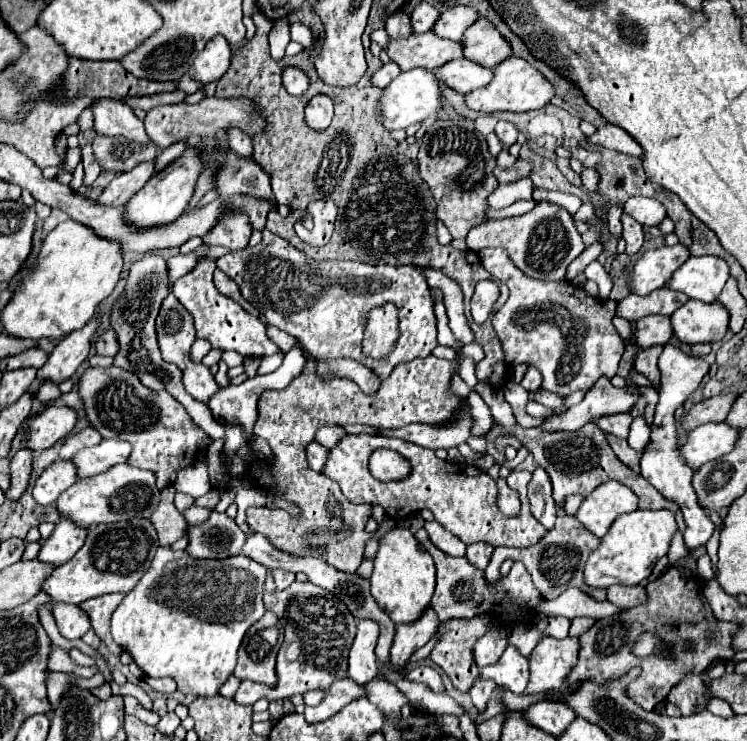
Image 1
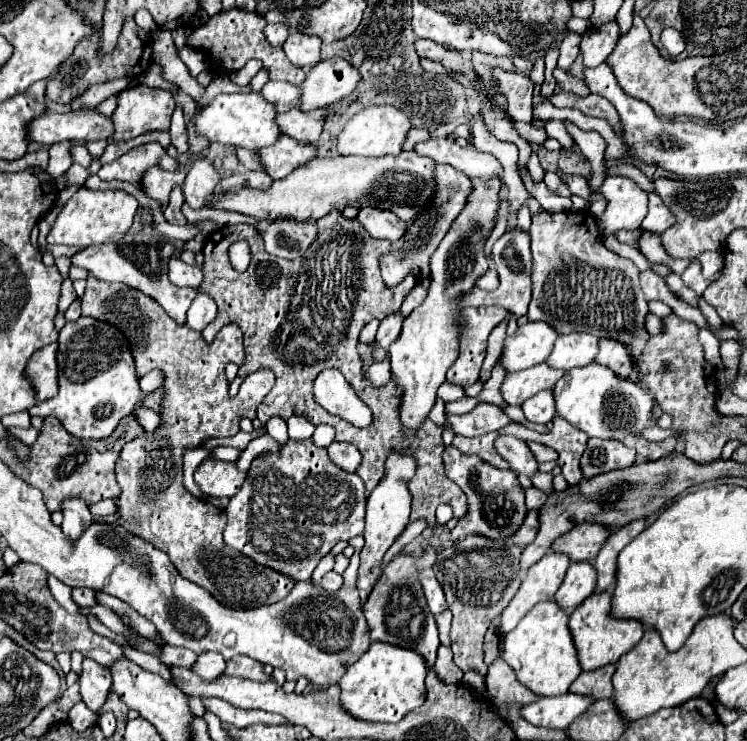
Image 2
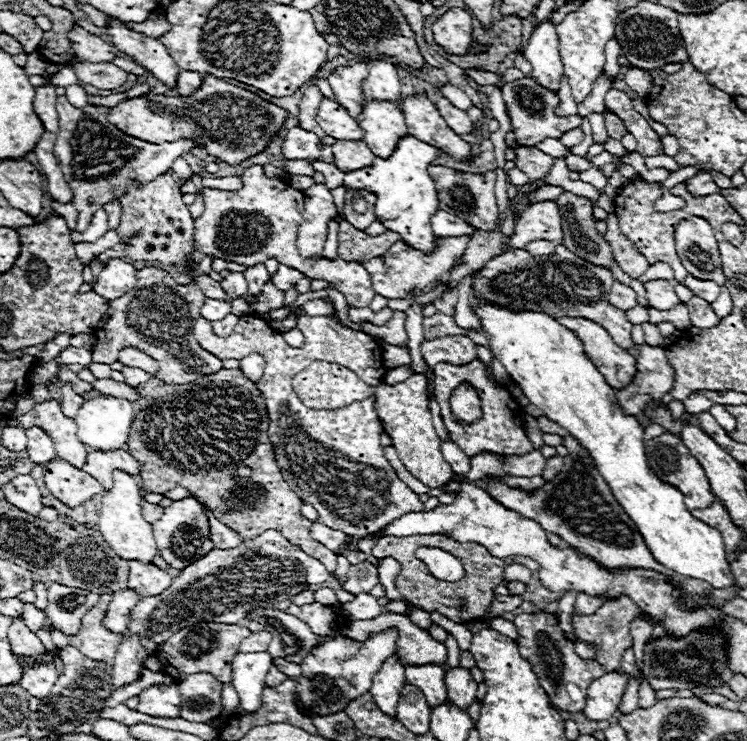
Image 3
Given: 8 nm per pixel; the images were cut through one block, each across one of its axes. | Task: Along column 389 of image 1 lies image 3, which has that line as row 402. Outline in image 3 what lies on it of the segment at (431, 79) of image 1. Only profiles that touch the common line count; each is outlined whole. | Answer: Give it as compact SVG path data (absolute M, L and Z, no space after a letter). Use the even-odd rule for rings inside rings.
M124 398L84 400L76 416L78 436L90 450L124 448L132 424L132 404Z

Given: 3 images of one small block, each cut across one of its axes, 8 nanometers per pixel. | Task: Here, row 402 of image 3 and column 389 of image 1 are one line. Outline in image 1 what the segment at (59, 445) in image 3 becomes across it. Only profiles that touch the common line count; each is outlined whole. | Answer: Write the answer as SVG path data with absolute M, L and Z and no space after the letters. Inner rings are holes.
M432 32L412 34L408 38L390 38L386 52L402 72L412 68L436 70L450 60L462 58L460 42L438 38Z

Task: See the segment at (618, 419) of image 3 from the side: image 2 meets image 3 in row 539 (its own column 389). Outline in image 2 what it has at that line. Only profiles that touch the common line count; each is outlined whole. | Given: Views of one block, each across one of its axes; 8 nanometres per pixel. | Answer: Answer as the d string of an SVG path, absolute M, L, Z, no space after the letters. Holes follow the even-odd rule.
M372 642L370 648L360 656L360 660L354 662L338 682L338 686L342 688L340 702L352 716L360 720L400 722L404 714L424 704L426 674L426 660L418 652L386 642Z

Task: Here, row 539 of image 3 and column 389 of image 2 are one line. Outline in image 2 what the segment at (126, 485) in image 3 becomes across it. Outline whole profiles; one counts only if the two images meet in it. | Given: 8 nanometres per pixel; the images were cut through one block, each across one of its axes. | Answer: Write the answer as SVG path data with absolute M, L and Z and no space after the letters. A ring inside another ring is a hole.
M390 104L384 106L370 106L362 112L354 114L350 122L344 126L344 130L338 136L338 152L342 156L386 156L386 154L400 154L402 144L408 138L408 132L412 128L412 122L406 118L406 114Z

